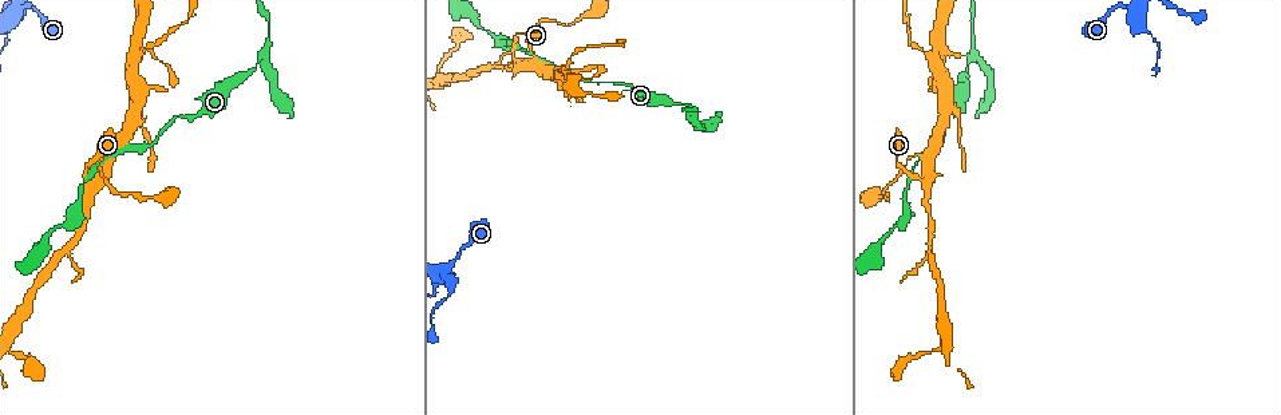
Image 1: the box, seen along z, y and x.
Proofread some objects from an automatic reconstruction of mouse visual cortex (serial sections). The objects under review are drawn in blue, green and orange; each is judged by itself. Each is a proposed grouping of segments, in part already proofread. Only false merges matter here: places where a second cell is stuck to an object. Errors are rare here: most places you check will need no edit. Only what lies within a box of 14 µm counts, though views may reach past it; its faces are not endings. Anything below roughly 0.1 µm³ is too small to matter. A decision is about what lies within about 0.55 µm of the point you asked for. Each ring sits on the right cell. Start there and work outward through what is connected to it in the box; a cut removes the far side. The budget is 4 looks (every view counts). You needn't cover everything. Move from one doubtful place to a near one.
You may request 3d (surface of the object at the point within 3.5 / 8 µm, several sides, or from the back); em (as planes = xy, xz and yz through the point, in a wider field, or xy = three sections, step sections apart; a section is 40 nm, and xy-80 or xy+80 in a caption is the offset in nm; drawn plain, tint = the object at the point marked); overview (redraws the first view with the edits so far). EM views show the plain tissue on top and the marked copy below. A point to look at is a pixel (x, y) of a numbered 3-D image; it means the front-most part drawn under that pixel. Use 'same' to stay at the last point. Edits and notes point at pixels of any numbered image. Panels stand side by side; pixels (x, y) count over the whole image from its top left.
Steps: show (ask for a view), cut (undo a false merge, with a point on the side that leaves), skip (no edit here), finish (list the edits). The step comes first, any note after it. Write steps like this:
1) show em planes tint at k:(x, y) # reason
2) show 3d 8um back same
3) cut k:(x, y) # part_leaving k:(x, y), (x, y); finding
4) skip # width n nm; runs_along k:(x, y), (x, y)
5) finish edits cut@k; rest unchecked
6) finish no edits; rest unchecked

show 3d 3.5um at 1:(894, 225) # thin neck

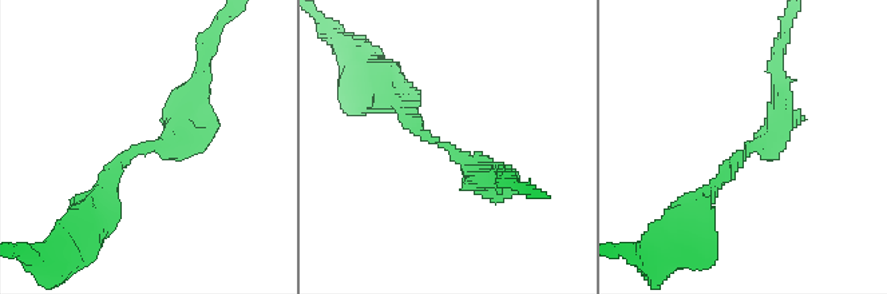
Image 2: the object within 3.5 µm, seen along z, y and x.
show em xy step 2 tint at 2:(747, 154) # arm_widths 200, 350 nm

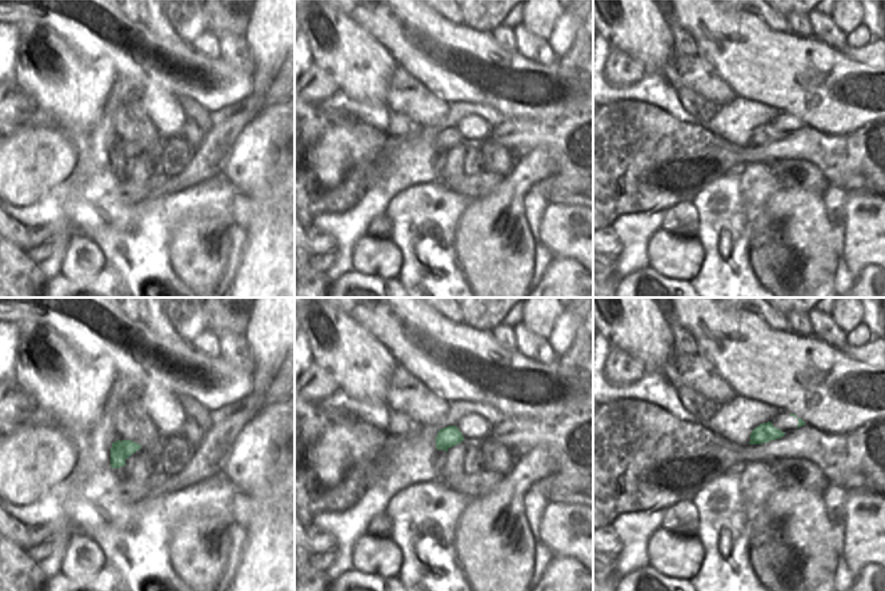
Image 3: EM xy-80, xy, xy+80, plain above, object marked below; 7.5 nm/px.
skip # width 150 nm; runs_along 2:(182, 106), (182, 131), (133, 151), (88, 213); continuous, no second cell

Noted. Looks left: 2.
show 3d 3.5um at 1:(105, 159) # sharp bend

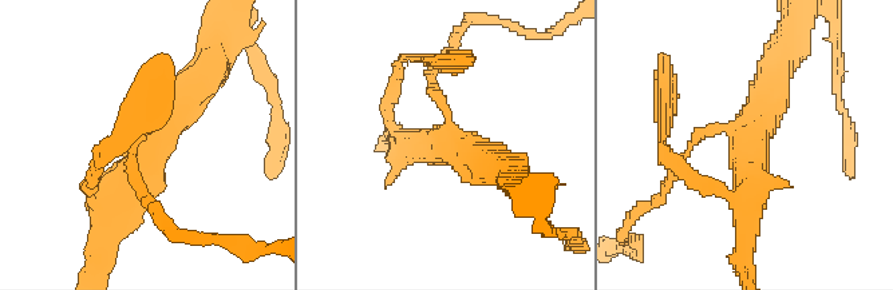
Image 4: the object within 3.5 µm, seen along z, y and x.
show em xy step 5 tint at 4:(448, 145)

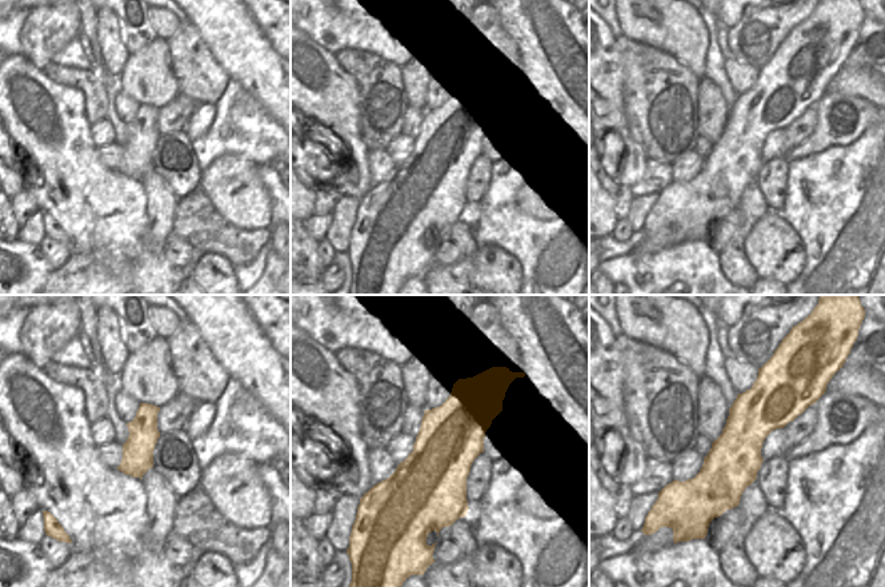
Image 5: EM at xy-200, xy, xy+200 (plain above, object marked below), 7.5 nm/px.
skip # arm_widths 150, 350, 450 nm; runs_along 4:(97, 203), (142, 167), (208, 72); continuous, no second cell

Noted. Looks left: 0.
finish no edits; rest unchecked

